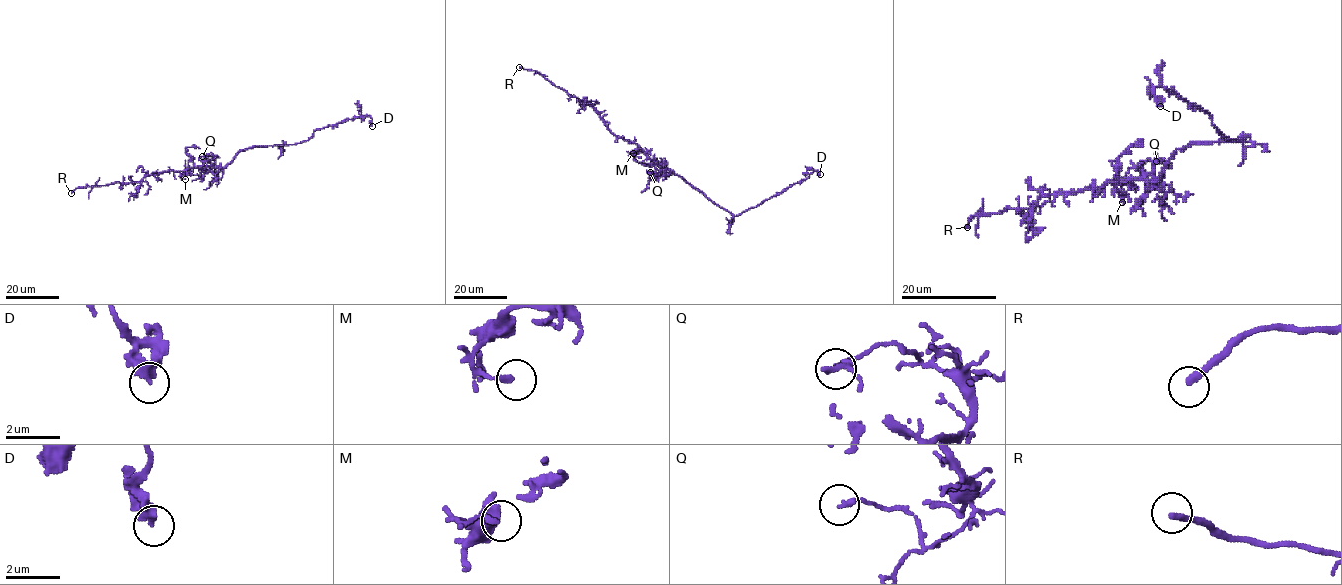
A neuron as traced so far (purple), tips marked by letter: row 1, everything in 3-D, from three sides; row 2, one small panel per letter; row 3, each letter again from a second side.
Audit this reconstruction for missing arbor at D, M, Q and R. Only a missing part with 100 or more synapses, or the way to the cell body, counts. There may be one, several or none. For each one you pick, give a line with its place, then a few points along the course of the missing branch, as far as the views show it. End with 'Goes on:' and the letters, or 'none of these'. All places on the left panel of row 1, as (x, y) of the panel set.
R: (71, 193) | (71, 193), (65, 201), (50, 208), (11, 209)
Goes on: R

